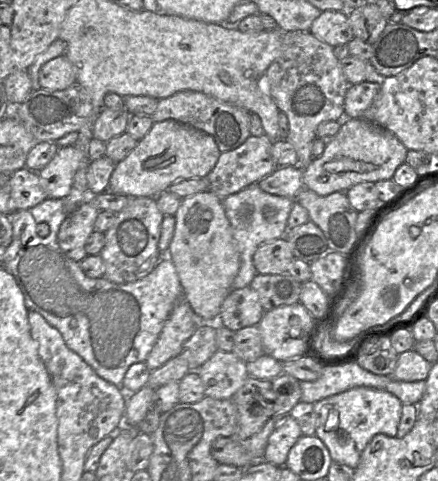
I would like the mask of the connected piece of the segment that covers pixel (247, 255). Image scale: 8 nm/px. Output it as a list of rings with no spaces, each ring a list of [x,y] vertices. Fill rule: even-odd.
[[[255,184],[227,196],[222,200],[222,203],[240,253],[240,268],[232,284],[232,290],[236,290],[250,286],[257,274],[253,265],[253,255],[256,249],[264,242],[285,237],[288,231],[287,220],[294,199],[269,194]],[[265,206],[270,206],[273,209],[273,217],[264,217],[263,208]]]

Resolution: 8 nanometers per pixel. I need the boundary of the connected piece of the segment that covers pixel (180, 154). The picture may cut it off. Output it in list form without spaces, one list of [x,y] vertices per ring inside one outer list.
[[[175,120],[156,122],[128,156],[116,164],[106,192],[130,198],[157,197],[178,181],[205,178],[220,155],[211,135]]]

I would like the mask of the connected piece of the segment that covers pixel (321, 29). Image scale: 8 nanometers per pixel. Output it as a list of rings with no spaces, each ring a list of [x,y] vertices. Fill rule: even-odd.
[[[322,11],[313,21],[310,33],[332,47],[348,44],[354,38],[348,11]]]

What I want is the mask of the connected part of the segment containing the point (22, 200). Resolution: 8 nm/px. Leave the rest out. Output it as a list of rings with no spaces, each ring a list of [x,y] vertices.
[[[21,168],[10,175],[12,211],[29,210],[47,198],[37,172]]]

